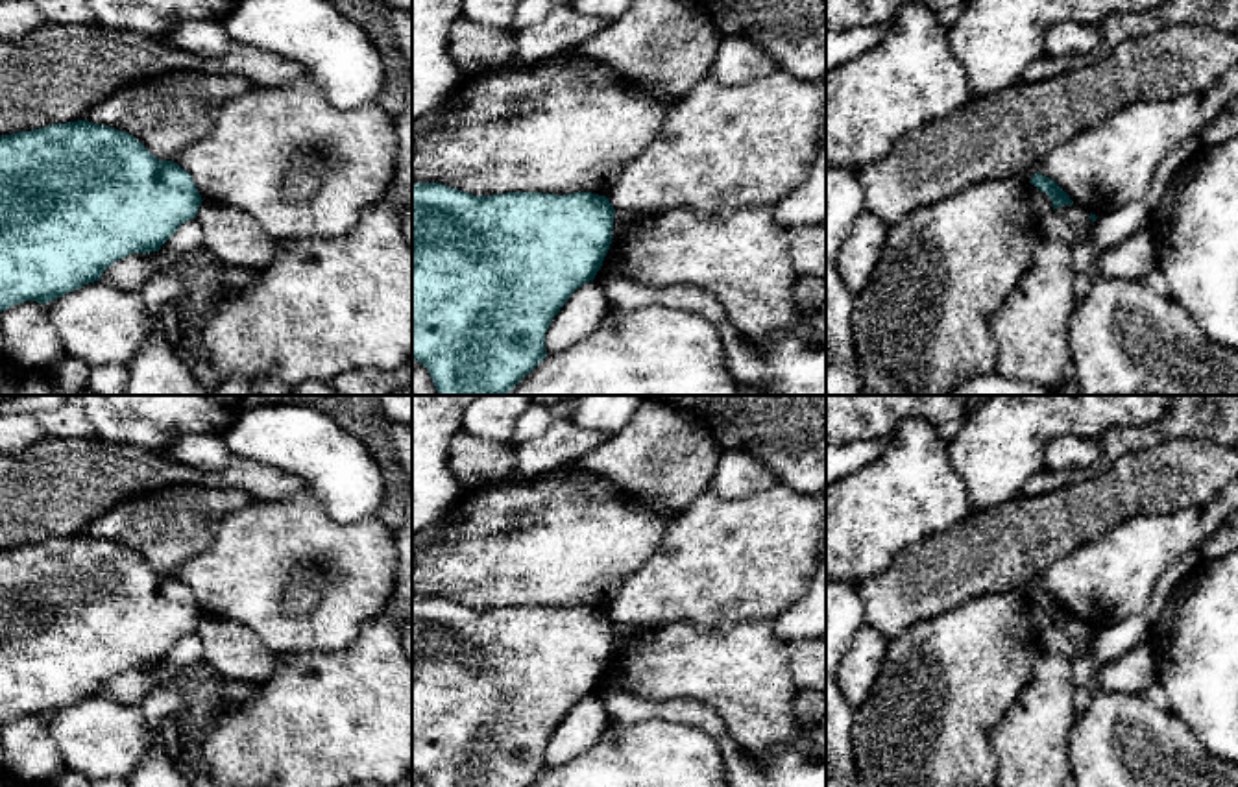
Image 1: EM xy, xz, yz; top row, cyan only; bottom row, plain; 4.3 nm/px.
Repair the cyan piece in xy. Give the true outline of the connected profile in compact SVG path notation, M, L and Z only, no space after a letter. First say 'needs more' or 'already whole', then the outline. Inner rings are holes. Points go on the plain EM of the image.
already whole; M89 534L52 538L0 551L0 726L24 717L48 717L100 695L105 682L131 667L159 665L192 632L201 610L174 575L153 571L126 545Z

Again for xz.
already whole; M412 597L412 772L429 787L530 787L545 770L545 746L569 709L595 693L612 658L613 628L606 610L591 606L506 606L473 610L442 597Z

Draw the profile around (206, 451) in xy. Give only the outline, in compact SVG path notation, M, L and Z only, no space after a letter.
M185 434L172 443L166 454L201 471L224 471L235 456L218 434Z

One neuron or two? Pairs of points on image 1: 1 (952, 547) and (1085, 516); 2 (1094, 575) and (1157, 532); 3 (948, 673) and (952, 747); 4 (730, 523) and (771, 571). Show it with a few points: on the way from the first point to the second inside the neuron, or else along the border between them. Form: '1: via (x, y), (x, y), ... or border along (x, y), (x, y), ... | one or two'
1: via (985, 547), (1007, 547), (1026, 534), (1052, 525) | one
2: via (1109, 575), (1142, 547) | one
3: via (948, 691), (948, 728) | one
4: via (736, 534), (760, 560) | one

